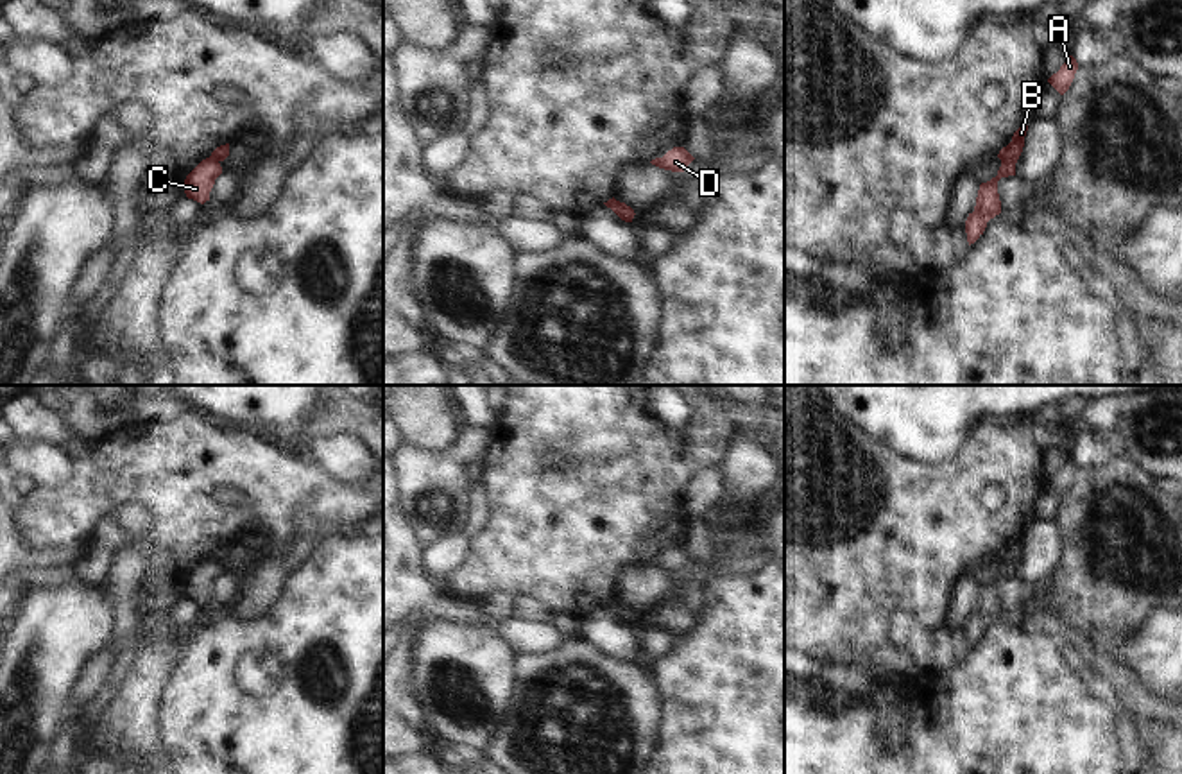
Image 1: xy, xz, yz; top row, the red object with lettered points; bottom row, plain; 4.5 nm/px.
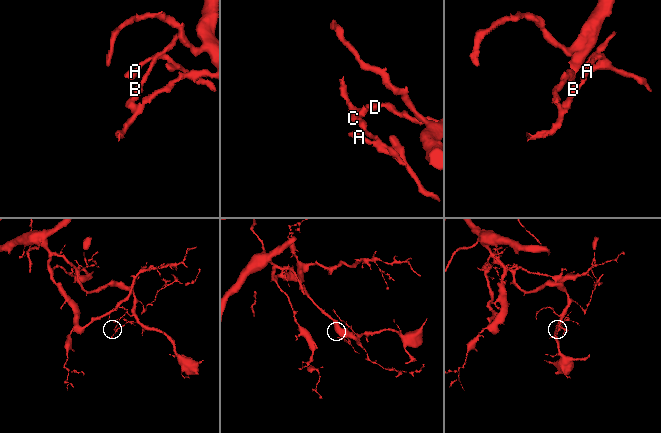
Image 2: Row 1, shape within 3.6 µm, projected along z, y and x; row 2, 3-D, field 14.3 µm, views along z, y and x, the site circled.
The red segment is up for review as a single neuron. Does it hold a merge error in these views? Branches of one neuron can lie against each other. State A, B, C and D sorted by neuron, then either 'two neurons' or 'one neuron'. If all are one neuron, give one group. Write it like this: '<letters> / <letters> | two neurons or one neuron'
A B / C D | two neurons

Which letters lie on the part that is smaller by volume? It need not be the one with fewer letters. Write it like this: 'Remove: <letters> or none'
Remove: A, B

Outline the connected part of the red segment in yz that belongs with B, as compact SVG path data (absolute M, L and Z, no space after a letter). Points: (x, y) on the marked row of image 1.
M1023 125L1014 133L1012 142L1006 147L1003 147L998 154L1001 161L1010 161L1014 165L1017 163L1024 147L1026 131L1028 131L1028 125Z

